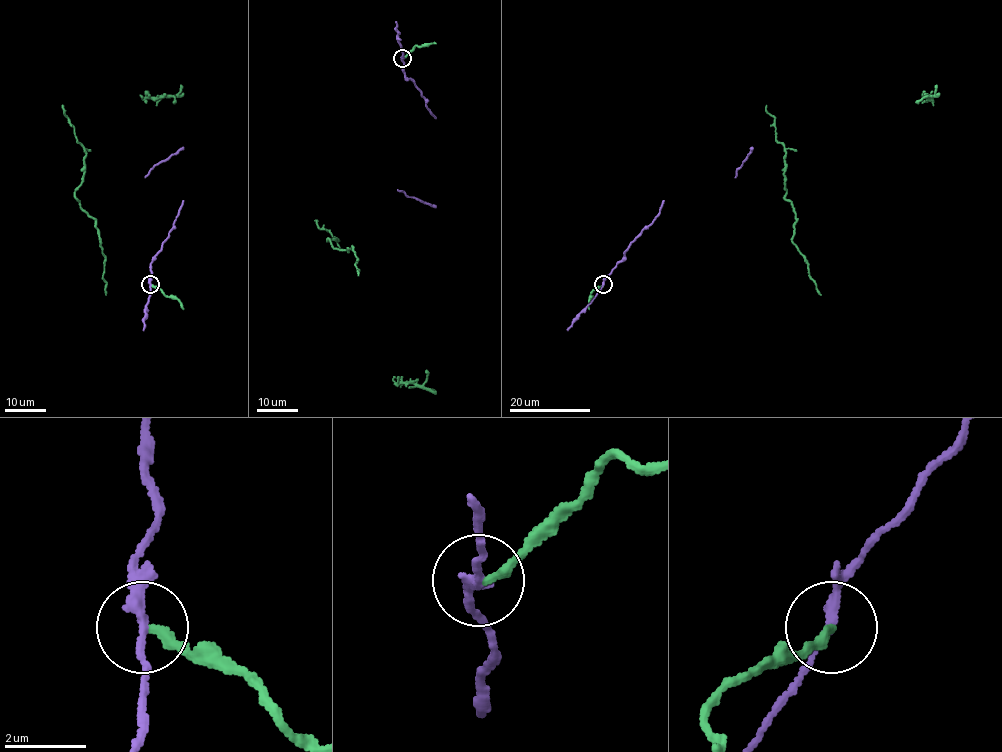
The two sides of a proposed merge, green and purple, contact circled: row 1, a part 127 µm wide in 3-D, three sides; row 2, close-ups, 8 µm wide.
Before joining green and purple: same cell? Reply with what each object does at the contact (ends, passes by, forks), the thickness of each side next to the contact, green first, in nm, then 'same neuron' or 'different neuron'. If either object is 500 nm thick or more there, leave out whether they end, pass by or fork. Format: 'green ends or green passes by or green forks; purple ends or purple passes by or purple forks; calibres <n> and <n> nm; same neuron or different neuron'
green ends; purple passes by; calibres 240 and 220 nm; different neuron

